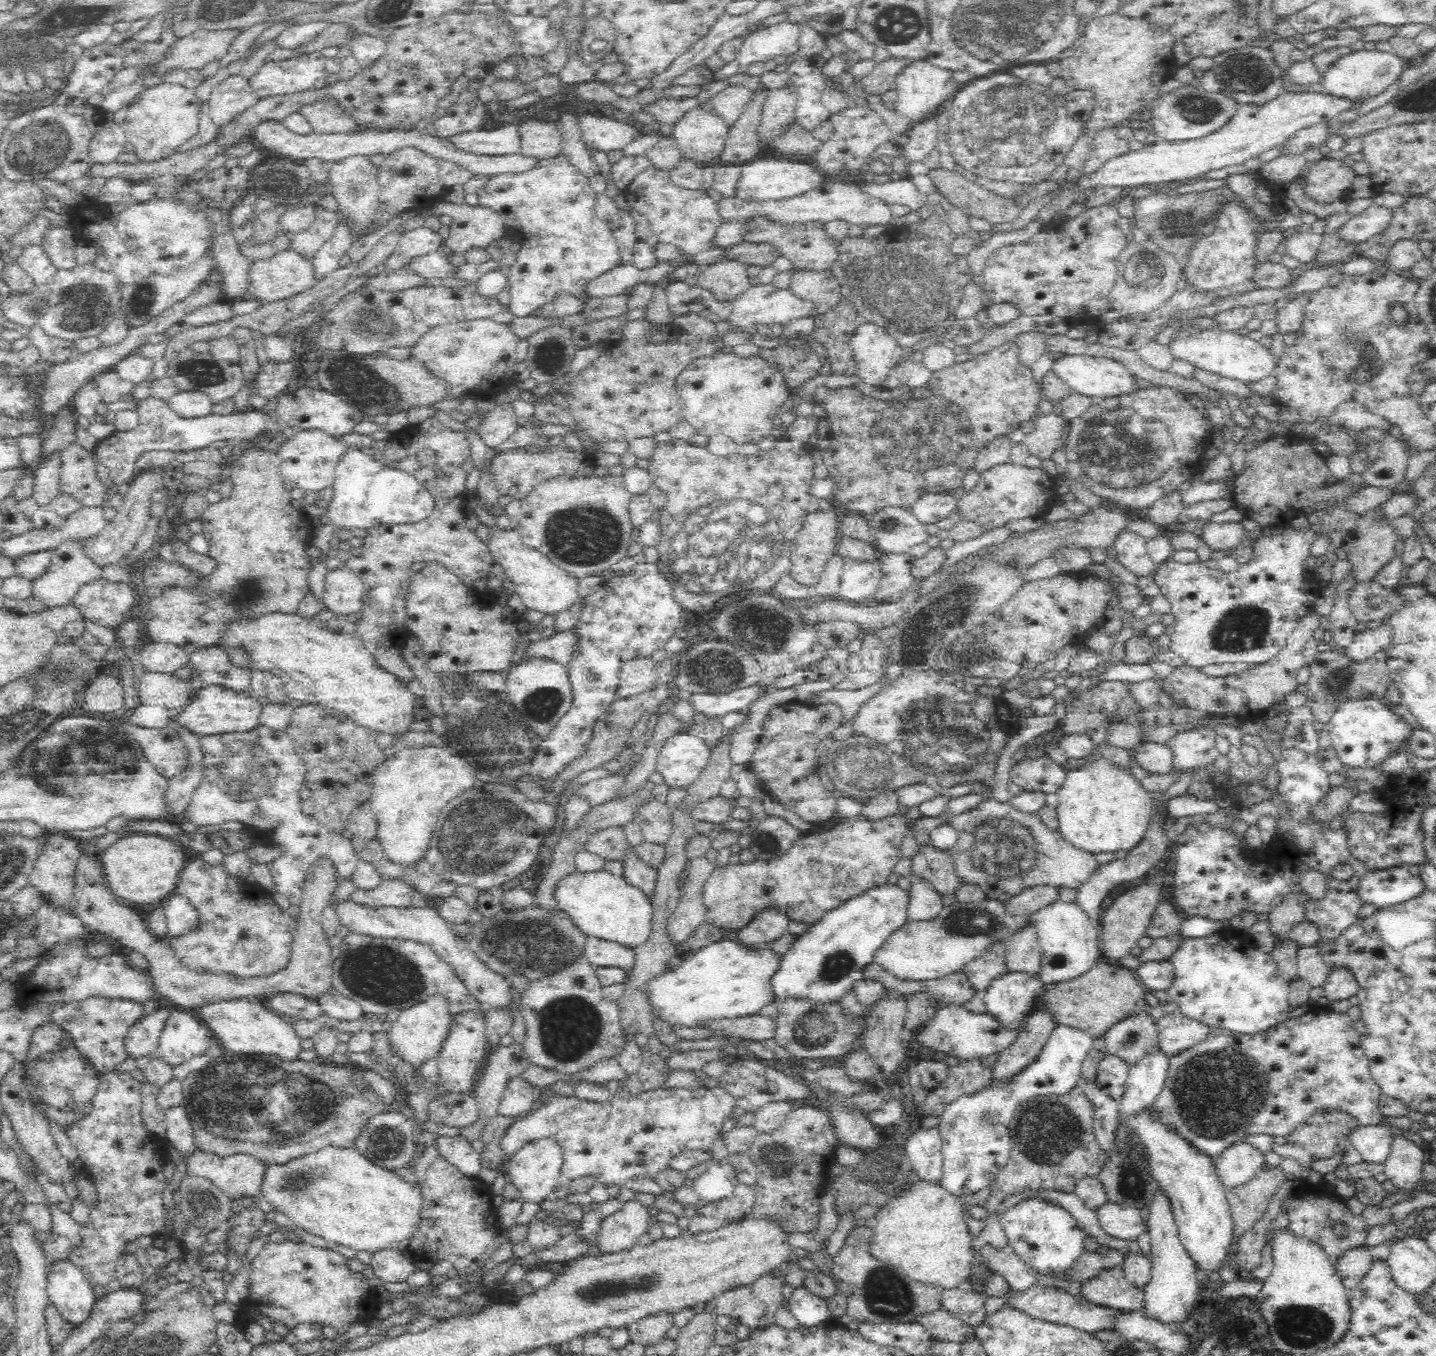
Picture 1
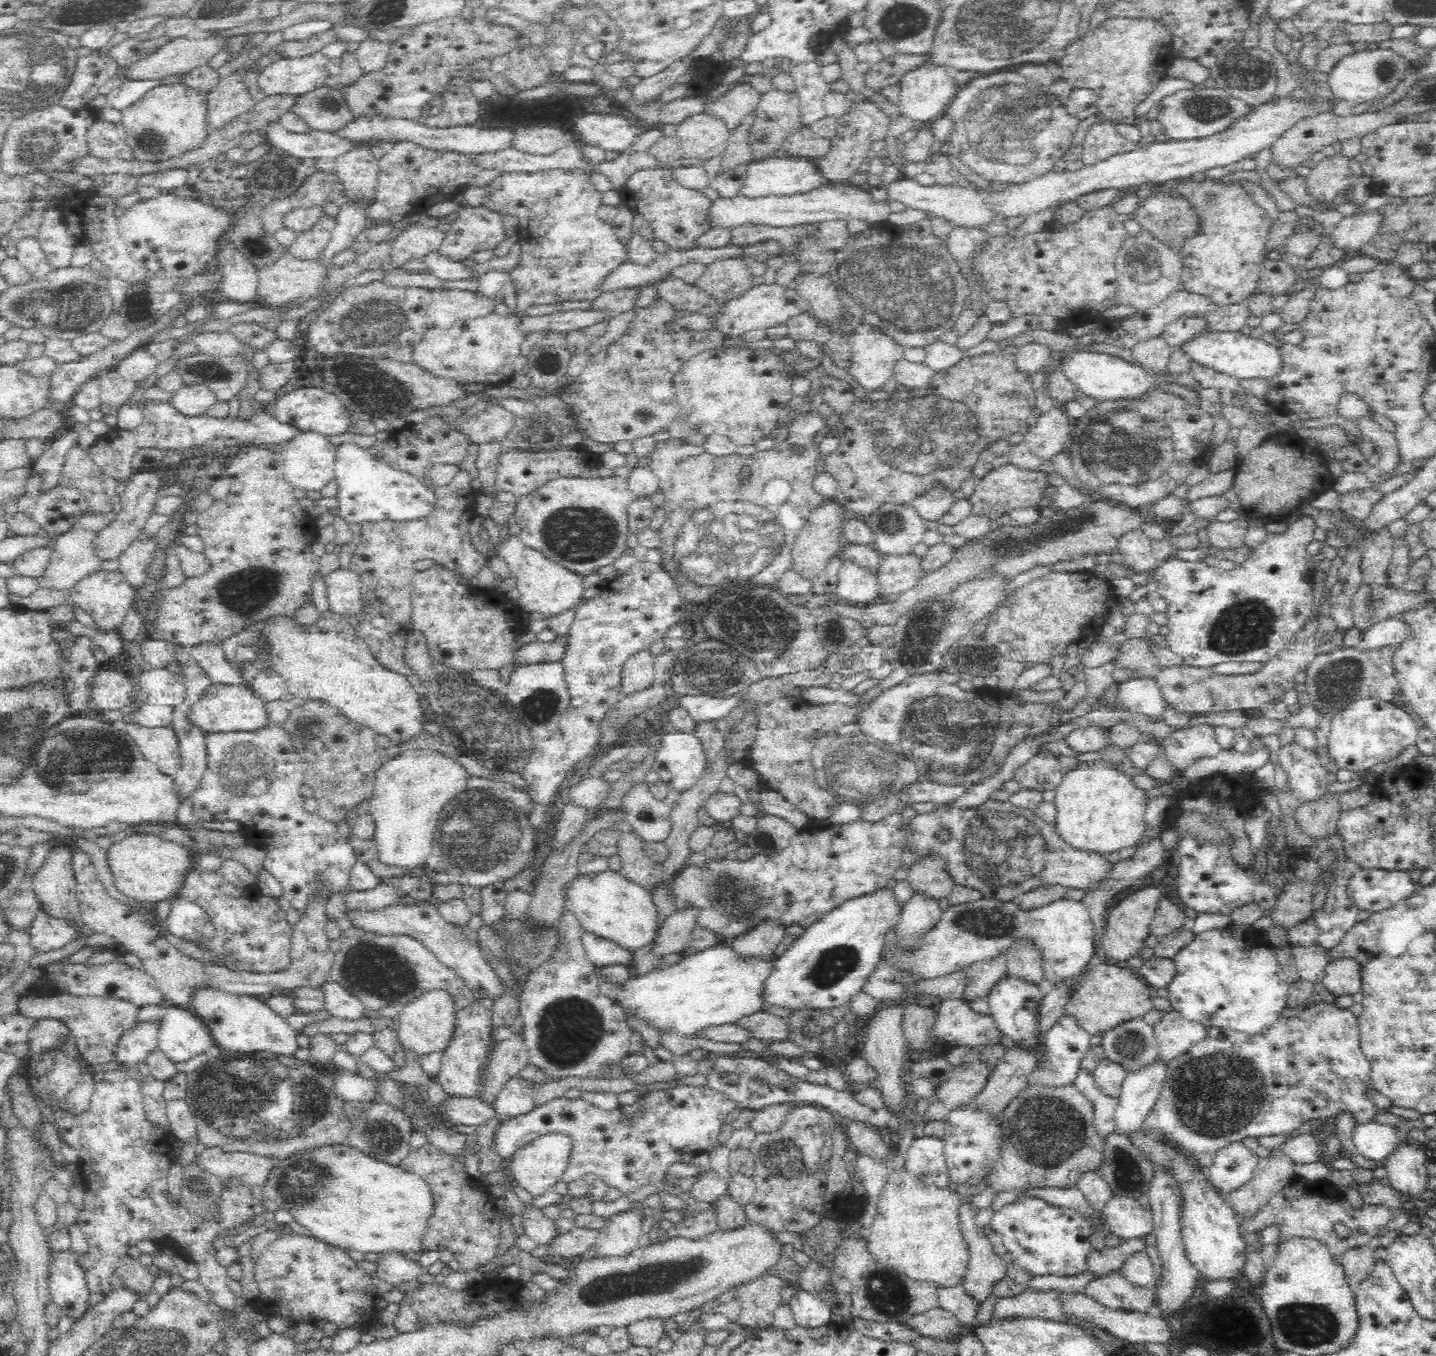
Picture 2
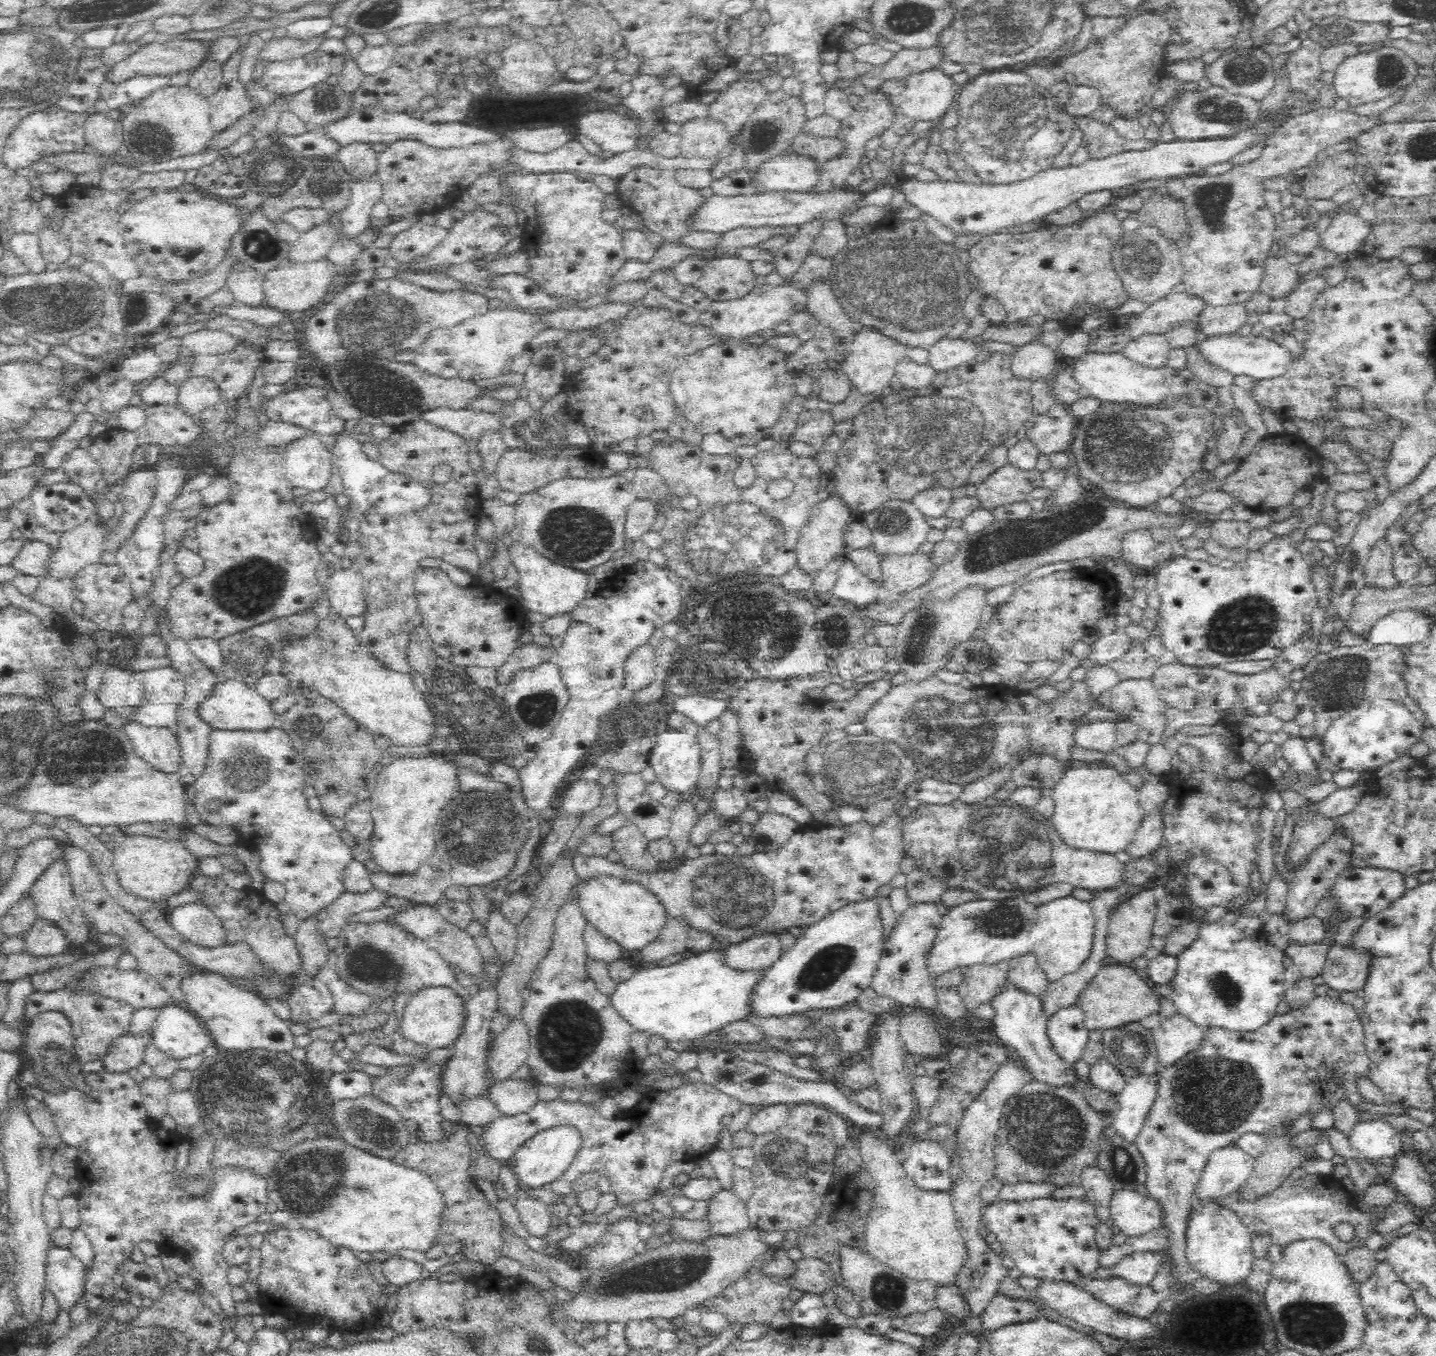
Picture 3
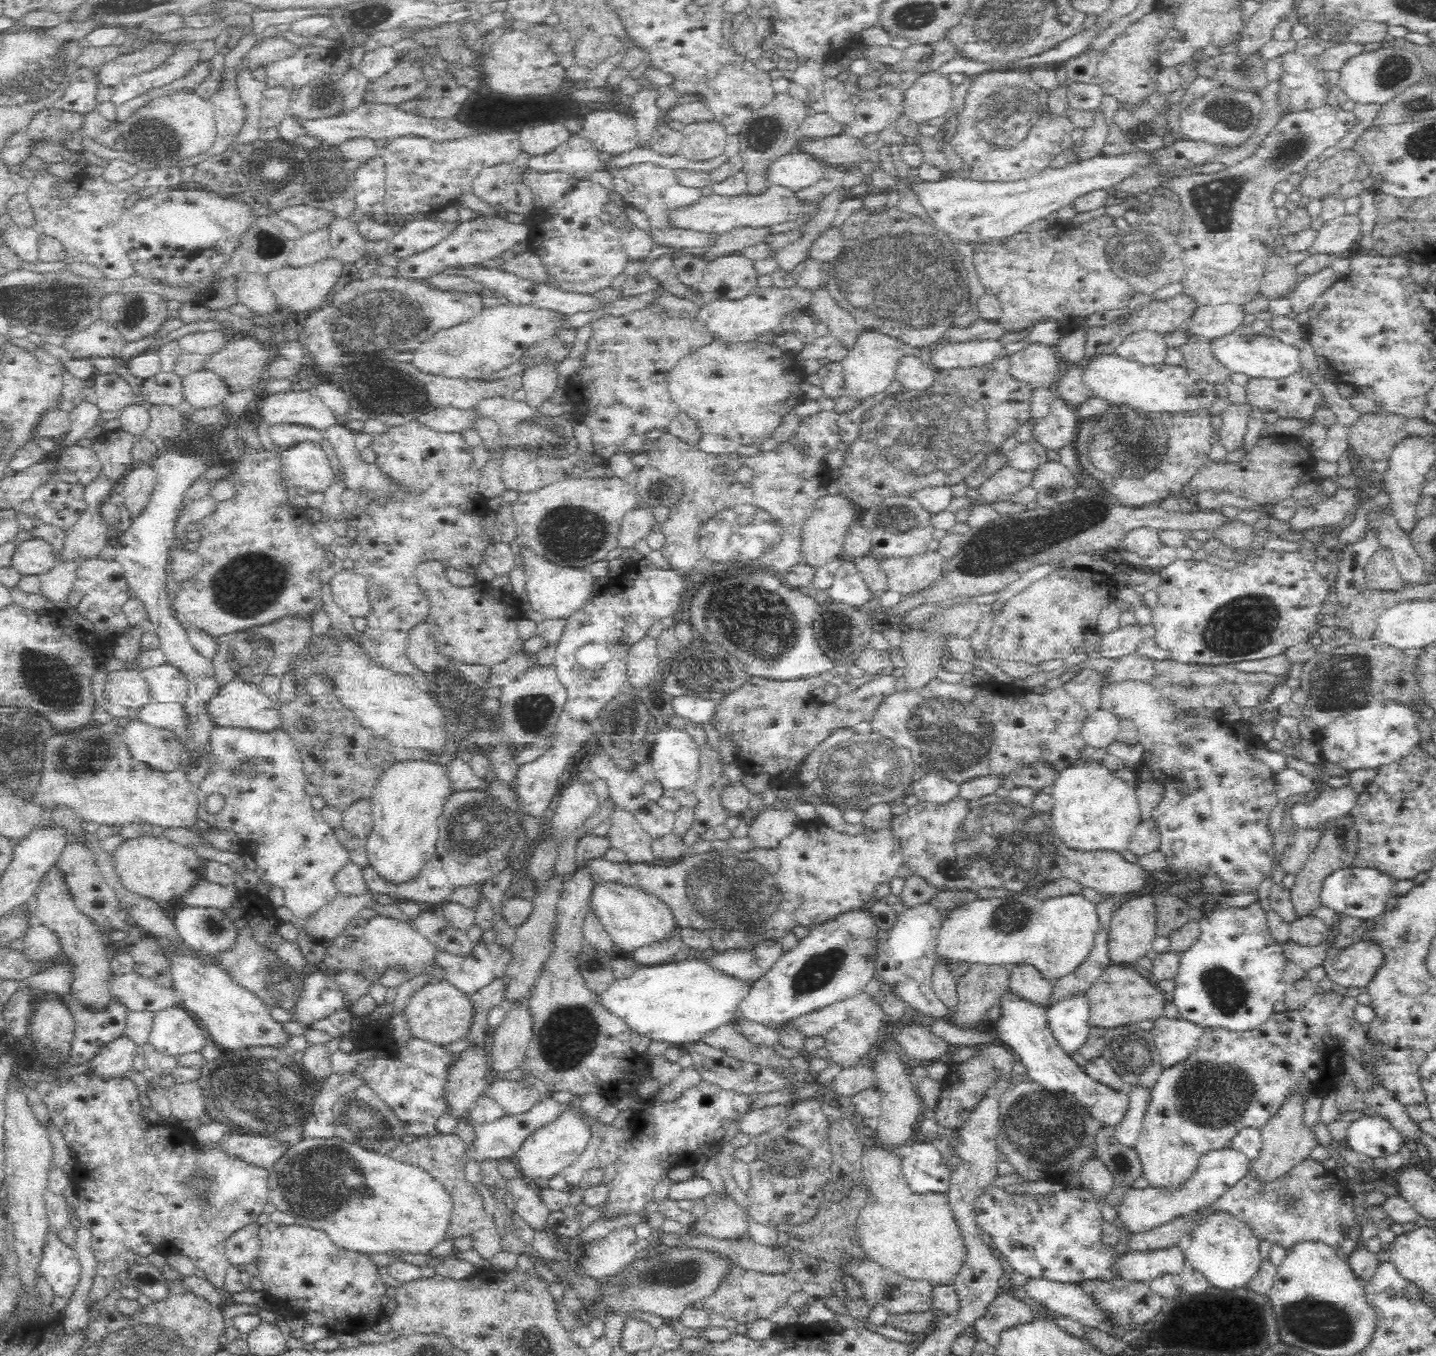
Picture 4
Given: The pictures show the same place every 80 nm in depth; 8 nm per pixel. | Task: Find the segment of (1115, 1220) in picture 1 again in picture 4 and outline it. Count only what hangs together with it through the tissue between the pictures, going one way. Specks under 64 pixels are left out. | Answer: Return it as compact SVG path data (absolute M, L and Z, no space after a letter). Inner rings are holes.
M1226 1146L1220 1150L1209 1150L1198 1158L1194 1170L1184 1182L1174 1186L1154 1186L1130 1189L1124 1202L1116 1208L1120 1219L1133 1233L1146 1232L1151 1228L1166 1224L1178 1217L1195 1213L1198 1209L1212 1204L1218 1196L1222 1196L1228 1188L1234 1186L1250 1168L1252 1161L1241 1152Z

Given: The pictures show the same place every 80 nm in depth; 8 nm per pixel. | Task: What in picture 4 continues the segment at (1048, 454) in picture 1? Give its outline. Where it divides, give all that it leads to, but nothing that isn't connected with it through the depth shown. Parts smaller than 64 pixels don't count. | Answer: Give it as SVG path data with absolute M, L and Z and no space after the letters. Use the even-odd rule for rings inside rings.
M1055 396L1048 416L1034 425L1033 438L1047 450L1058 450L1077 441L1080 423L1075 407Z

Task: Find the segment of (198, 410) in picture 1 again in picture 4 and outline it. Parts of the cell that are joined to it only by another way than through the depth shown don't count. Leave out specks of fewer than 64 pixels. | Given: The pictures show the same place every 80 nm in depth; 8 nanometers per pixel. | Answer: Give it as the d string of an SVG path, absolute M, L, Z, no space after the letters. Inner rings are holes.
M202 368L197 372L188 374L183 377L183 394L186 401L194 409L212 408L224 403L226 396L232 394L230 385L224 381L221 377L218 377L214 371L206 368Z

